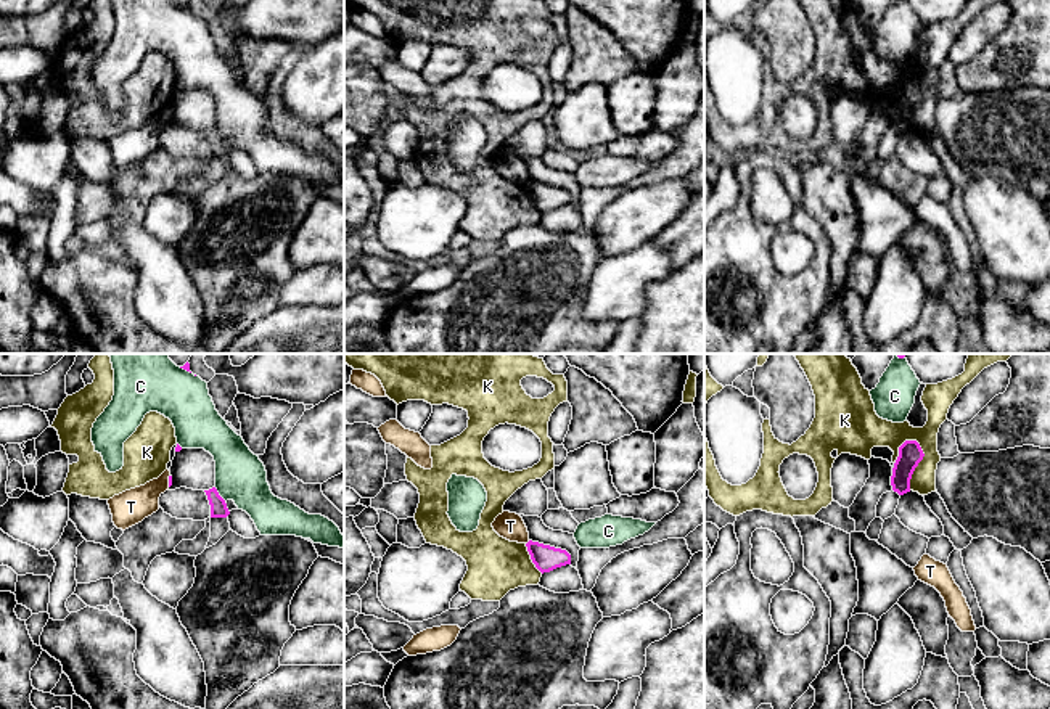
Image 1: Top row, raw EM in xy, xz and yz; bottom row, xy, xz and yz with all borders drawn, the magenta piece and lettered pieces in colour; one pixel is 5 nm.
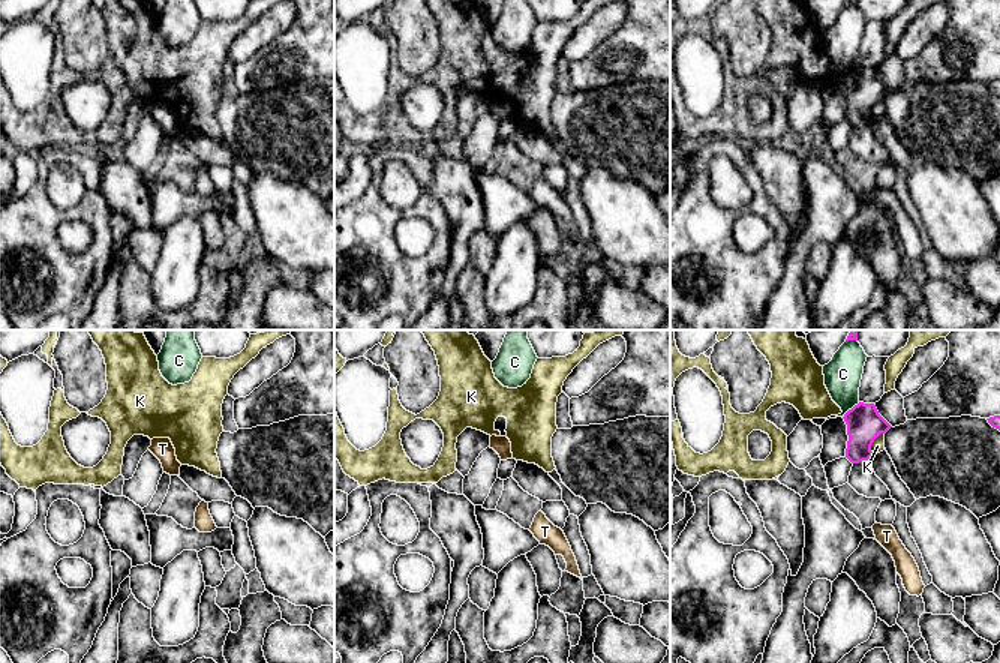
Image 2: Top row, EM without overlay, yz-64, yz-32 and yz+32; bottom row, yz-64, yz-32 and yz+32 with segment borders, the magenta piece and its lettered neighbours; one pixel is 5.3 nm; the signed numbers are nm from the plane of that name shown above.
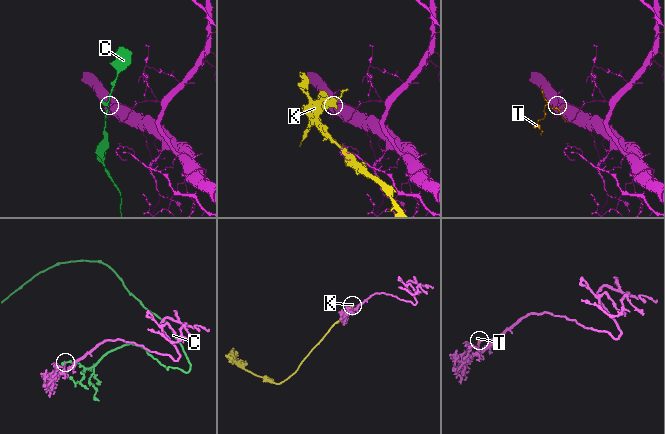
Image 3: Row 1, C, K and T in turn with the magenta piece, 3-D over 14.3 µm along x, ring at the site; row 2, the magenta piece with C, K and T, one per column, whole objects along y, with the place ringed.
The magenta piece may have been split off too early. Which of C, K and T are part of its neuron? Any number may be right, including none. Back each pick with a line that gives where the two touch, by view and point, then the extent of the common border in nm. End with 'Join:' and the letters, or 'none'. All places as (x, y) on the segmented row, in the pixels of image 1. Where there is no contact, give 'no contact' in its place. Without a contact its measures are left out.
Join: none

